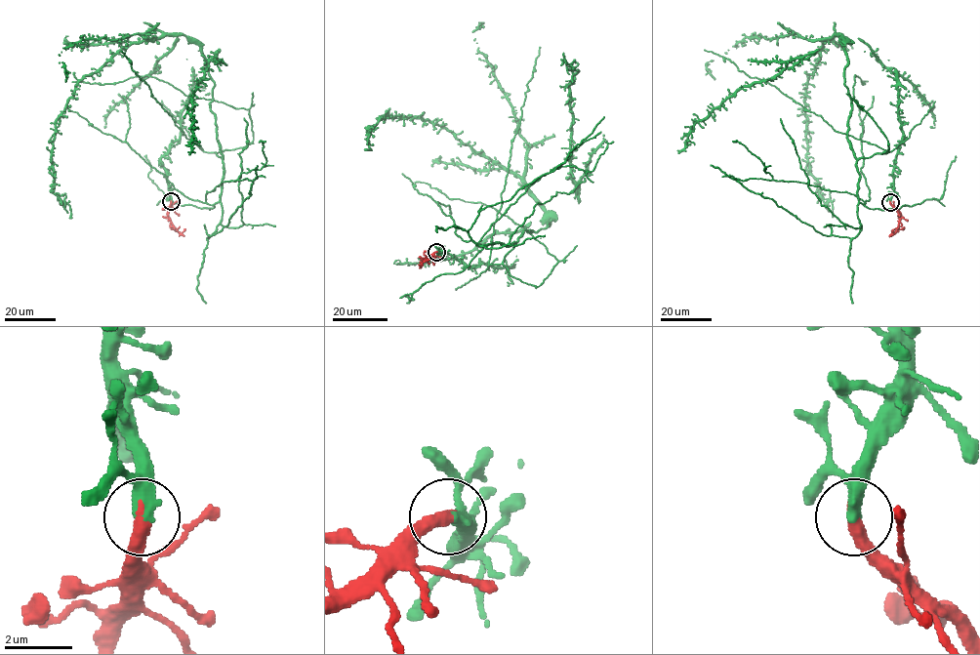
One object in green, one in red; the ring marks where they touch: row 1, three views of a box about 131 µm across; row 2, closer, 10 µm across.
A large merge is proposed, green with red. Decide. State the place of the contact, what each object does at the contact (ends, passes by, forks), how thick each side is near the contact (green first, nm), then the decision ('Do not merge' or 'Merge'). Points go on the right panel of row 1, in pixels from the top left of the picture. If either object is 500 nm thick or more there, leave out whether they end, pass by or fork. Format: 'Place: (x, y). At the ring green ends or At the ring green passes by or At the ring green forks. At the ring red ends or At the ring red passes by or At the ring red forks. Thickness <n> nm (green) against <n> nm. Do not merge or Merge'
Place: (890, 202). At the ring green passes by. At the ring red ends. Thickness 340 nm (green) against 400 nm. Merge

